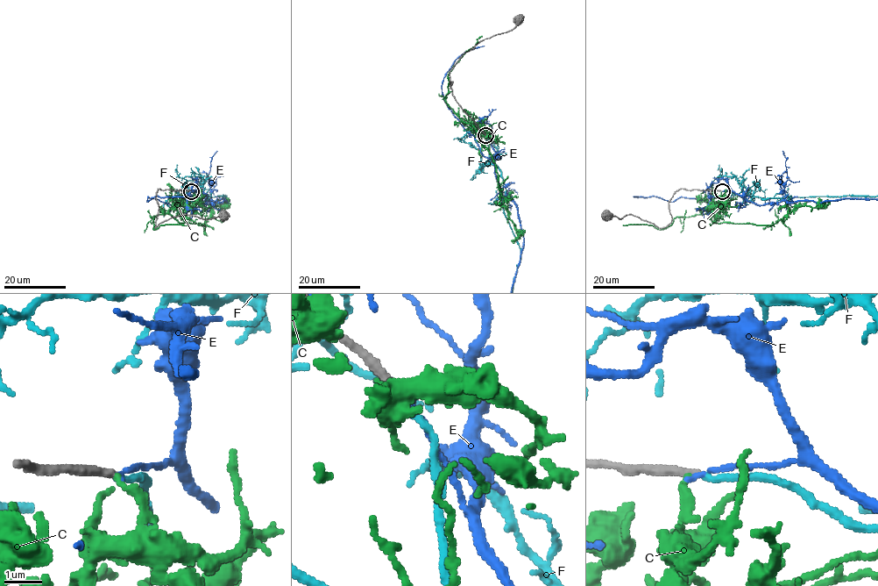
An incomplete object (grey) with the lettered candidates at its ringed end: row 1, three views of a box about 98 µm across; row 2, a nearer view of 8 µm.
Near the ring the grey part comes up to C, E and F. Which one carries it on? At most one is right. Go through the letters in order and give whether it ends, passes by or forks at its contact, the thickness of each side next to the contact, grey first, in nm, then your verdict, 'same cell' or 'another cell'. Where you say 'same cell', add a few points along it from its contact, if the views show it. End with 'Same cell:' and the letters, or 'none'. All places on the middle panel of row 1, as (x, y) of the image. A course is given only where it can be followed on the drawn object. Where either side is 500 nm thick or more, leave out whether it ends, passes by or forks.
C: it ends there; 240 nm thick on the grey side, 190 nm on the other; another cell
E: it ends there; 240 nm thick on the grey side, 110 nm on the other; another cell
F: it ends there; 220 nm thick on the grey side, 160 nm on the other; same cell
Same cell: F

